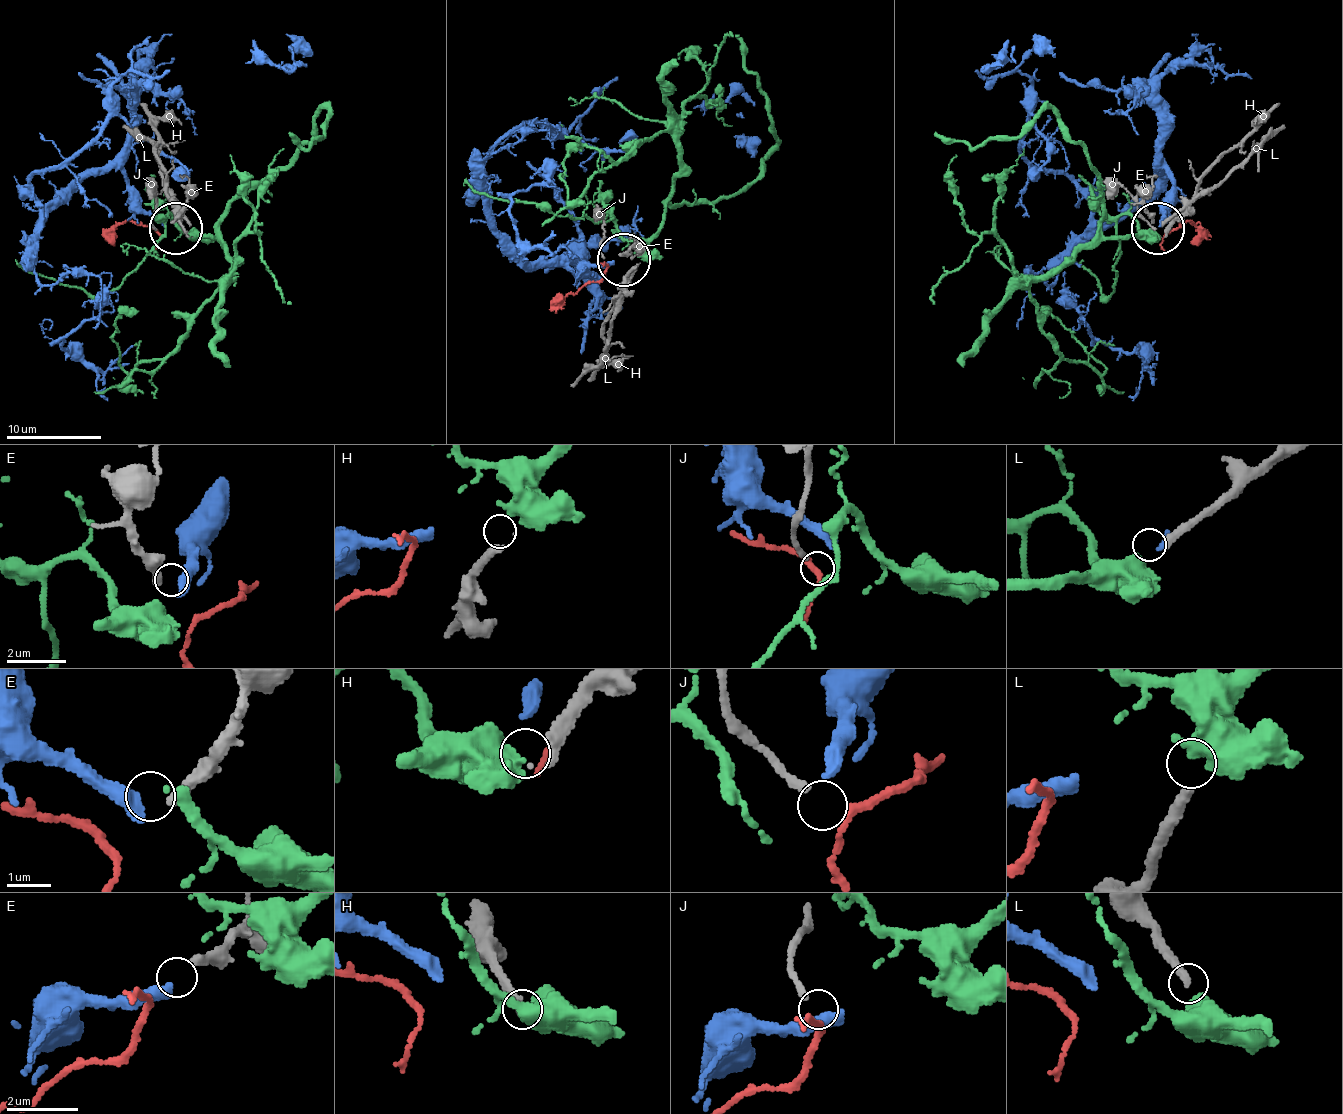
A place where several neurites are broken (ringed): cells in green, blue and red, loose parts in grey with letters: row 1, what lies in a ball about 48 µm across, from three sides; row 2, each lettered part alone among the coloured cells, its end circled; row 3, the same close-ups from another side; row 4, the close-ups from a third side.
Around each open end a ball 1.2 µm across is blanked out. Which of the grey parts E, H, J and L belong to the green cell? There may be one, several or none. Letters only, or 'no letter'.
L

